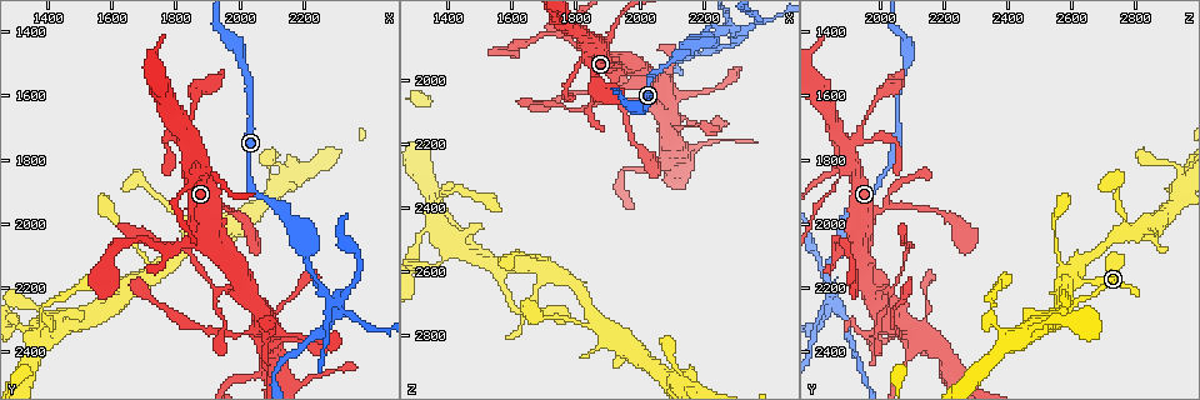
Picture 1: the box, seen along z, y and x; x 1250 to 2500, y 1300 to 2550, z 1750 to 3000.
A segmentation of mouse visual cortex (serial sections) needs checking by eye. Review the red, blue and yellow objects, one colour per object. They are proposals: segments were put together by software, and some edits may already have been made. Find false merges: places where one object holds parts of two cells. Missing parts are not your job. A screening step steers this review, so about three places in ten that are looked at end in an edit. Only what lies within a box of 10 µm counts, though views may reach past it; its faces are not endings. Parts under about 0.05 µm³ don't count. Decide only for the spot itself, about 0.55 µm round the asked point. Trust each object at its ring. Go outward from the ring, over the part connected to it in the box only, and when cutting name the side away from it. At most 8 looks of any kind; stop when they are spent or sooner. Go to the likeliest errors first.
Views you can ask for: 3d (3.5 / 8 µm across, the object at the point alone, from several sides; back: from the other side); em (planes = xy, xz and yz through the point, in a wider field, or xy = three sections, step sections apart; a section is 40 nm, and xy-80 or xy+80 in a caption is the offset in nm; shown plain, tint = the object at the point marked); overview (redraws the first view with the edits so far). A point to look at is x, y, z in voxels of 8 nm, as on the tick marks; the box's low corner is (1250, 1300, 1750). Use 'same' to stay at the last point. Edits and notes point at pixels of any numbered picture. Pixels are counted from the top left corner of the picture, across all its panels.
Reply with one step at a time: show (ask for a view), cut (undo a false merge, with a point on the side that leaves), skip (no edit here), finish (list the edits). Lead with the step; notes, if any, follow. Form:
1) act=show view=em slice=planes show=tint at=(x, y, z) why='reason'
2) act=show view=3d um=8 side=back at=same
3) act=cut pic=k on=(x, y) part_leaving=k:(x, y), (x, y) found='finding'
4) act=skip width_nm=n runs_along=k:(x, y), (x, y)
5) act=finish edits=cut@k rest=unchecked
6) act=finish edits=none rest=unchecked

act=show view=3d um=3.5 side=back at=(2300, 2260, 1850) why='narrows sharply'

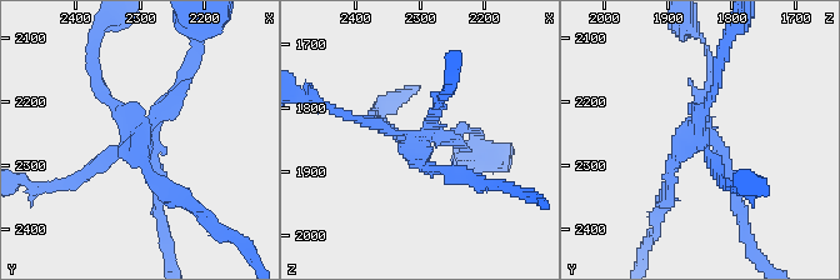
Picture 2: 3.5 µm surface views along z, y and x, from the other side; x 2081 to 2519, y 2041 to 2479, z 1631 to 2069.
act=cut pic=2 on=(133, 155) part_leaving=2:(153, 123), (145, 169), (191, 206) found='a second cell is stuck on'

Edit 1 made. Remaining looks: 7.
act=show view=3d um=3.5 at=(2010, 2200, 1970) why='three arms meet'

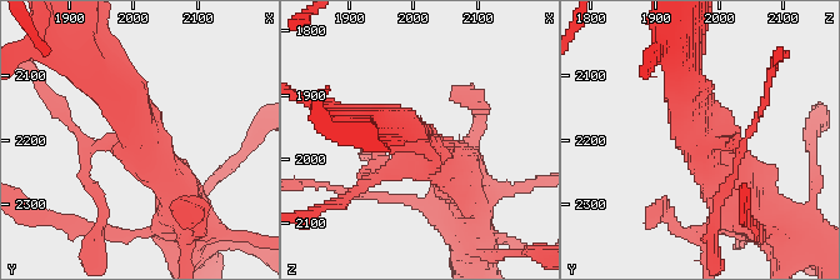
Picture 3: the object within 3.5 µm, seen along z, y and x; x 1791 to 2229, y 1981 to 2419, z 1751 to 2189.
act=show view=em slice=xy step=1 show=tint at=(2010, 2200, 1970) arms=3 arm_widths_nm=150,450,450

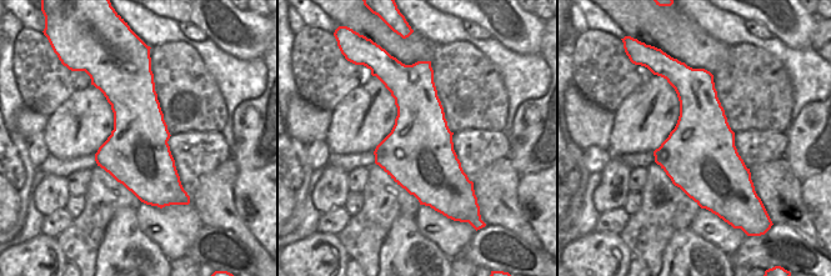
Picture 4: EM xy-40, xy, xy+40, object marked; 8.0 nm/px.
act=cut pic=3 on=(88, 183) part_leaving=3:(111, 145), (93, 145), (39, 76) found='a second cell is stuck on'

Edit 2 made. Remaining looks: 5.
act=show view=overview

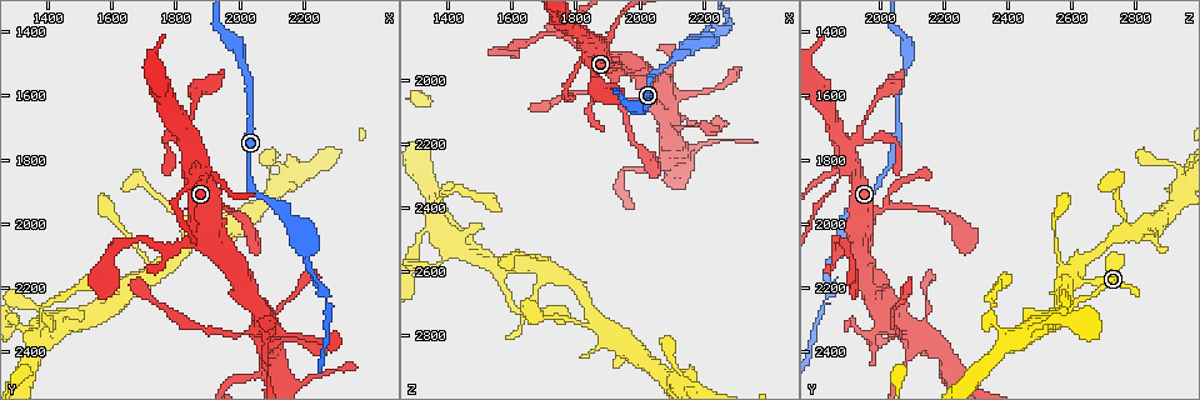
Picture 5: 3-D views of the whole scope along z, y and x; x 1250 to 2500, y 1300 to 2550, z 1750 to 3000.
act=show view=3d um=3.5 at=(1700, 2180, 2600) why='small branch off a trunk'

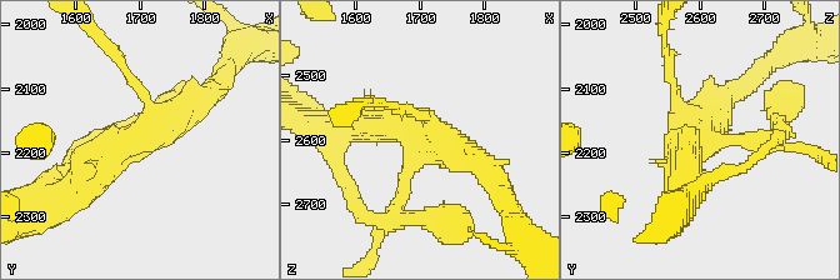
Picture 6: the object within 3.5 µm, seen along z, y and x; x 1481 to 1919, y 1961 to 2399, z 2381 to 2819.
act=show view=em slice=planes show=tint at=(1690, 2185, 2595) arms=4 arm_widths_nm=150,200,350,400

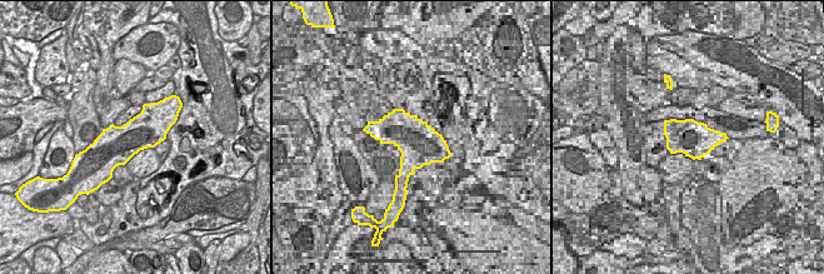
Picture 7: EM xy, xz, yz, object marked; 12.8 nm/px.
act=skip found='continuous, no second cell'

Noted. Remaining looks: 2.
act=finish edits=cut@2,cut@3 rest=unchecked

